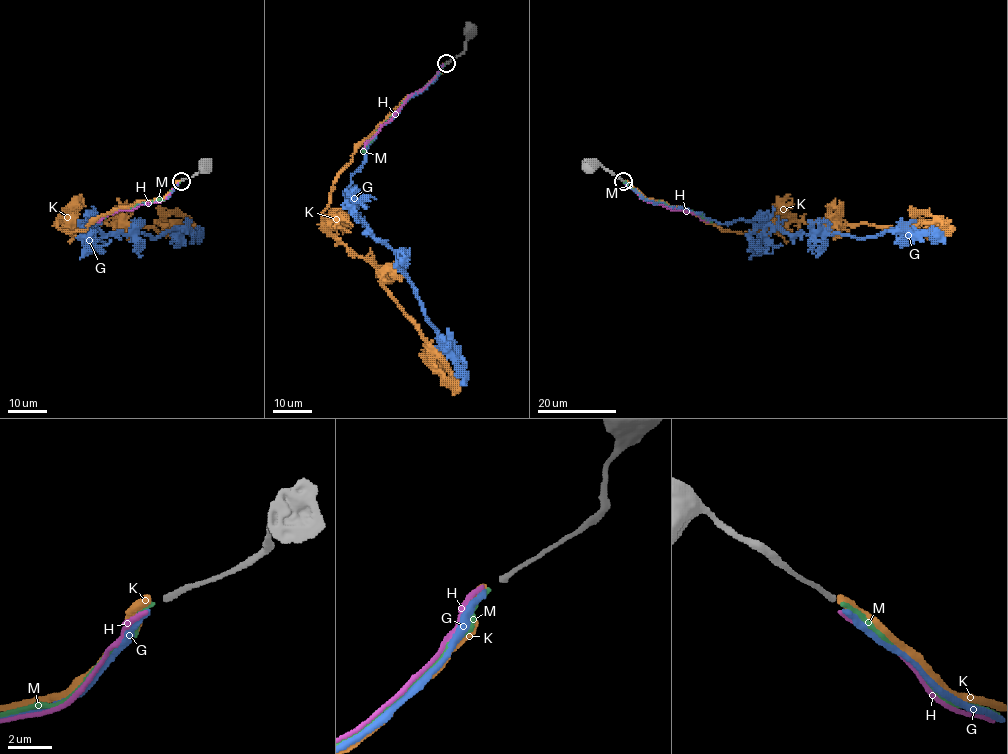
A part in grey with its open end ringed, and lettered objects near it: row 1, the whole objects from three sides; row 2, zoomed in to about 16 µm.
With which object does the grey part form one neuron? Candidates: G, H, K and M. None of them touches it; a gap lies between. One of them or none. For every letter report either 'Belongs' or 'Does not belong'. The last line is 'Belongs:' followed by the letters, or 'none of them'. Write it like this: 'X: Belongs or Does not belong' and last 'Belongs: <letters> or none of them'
G: Does not belong
H: Does not belong
K: Does not belong
M: Does not belong
Belongs: none of them

